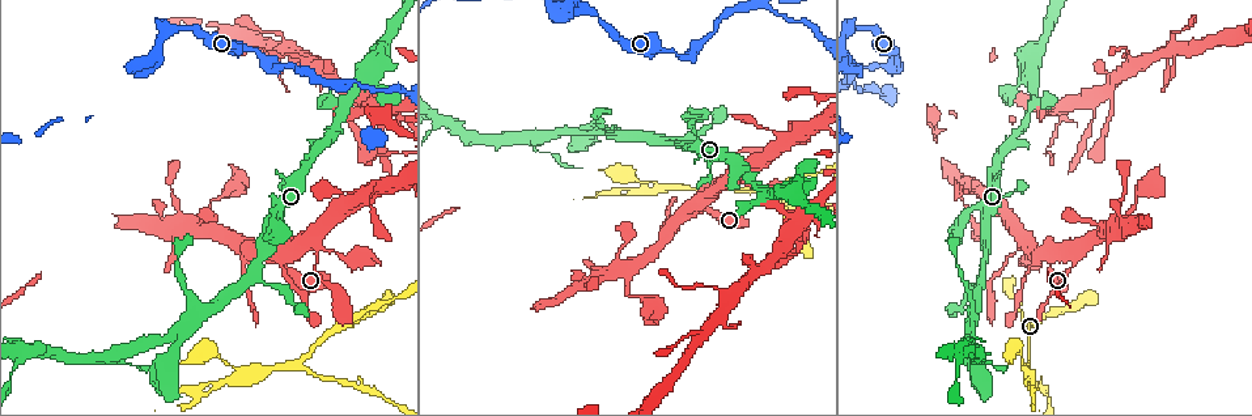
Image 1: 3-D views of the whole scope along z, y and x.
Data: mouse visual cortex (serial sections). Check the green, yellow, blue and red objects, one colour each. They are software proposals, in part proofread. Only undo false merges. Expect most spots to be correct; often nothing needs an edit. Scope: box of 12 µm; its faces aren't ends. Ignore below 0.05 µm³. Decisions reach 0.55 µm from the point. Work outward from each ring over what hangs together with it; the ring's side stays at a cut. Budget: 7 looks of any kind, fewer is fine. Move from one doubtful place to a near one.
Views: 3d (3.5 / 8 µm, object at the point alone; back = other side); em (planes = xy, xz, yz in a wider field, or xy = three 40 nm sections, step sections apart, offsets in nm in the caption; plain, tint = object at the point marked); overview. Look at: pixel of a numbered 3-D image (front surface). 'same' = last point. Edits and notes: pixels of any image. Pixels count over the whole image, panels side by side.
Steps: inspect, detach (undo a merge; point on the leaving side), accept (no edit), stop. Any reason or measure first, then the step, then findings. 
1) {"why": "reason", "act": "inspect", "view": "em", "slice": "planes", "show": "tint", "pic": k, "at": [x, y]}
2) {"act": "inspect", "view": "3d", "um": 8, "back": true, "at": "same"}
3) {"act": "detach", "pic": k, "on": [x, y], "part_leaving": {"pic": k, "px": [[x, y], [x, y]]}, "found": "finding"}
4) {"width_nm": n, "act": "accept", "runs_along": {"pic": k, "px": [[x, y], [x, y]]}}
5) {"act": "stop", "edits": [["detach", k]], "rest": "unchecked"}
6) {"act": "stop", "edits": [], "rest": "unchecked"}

{"why": "a narrow waist", "act": "inspect", "view": "3d", "um": 3.5, "pic": 1, "at": [1046, 257]}

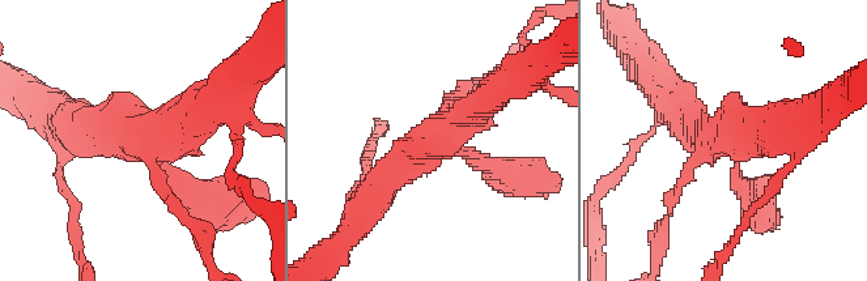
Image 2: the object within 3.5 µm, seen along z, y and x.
{"arms": 4, "arm_widths_nm": [150, 250, 350, 400], "act": "inspect", "view": "em", "slice": "planes", "show": "tint", "pic": 2, "at": [144, 146]}

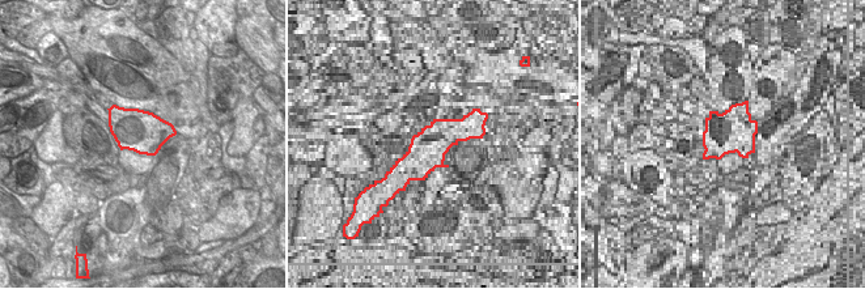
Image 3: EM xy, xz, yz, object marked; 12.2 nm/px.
{"act": "accept", "runs_along": {"pic": 2, "px": [[752, 196], [722, 136], [679, 115]]}, "found": "one cell here"}

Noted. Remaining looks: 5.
{"why": "narrows sharply", "act": "inspect", "view": "3d", "um": 3.5, "pic": 1, "at": [301, 361]}

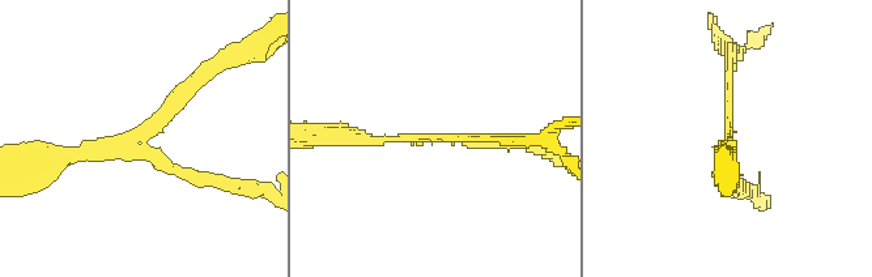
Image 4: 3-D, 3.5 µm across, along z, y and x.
{"why": "need the tissue", "act": "inspect", "view": "em", "slice": "xy", "step": 2, "show": "tint", "pic": 4, "at": [435, 135]}

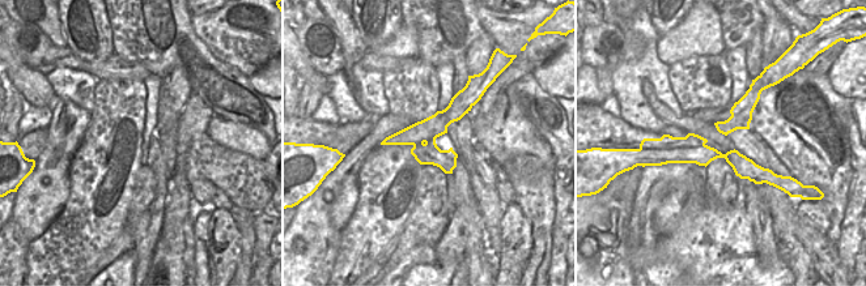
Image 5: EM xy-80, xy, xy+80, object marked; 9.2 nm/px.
{"width_nm": 280, "act": "detach", "pic": 4, "on": [327, 130], "part_leaving": {"pic": 4, "px": [[369, 141], [348, 135], [324, 135]]}, "found": "two cells meet here"}

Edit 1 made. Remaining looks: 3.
{"act": "stop", "edits": [["detach", 4]], "rest": "unchecked"}

